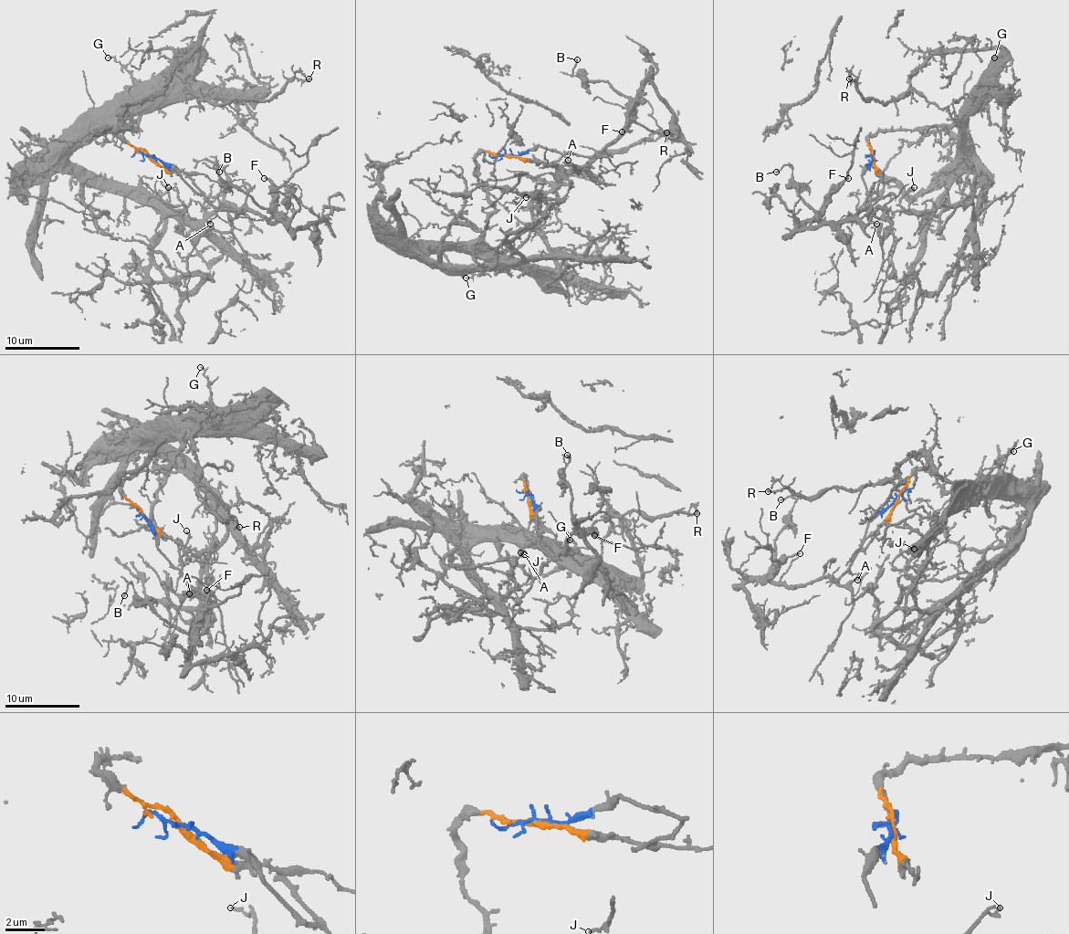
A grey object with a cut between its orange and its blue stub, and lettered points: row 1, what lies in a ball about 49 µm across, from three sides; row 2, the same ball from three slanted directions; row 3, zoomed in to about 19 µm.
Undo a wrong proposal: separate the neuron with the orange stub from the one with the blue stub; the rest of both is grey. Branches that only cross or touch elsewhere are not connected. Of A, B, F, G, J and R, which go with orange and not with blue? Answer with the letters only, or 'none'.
G, J, R

